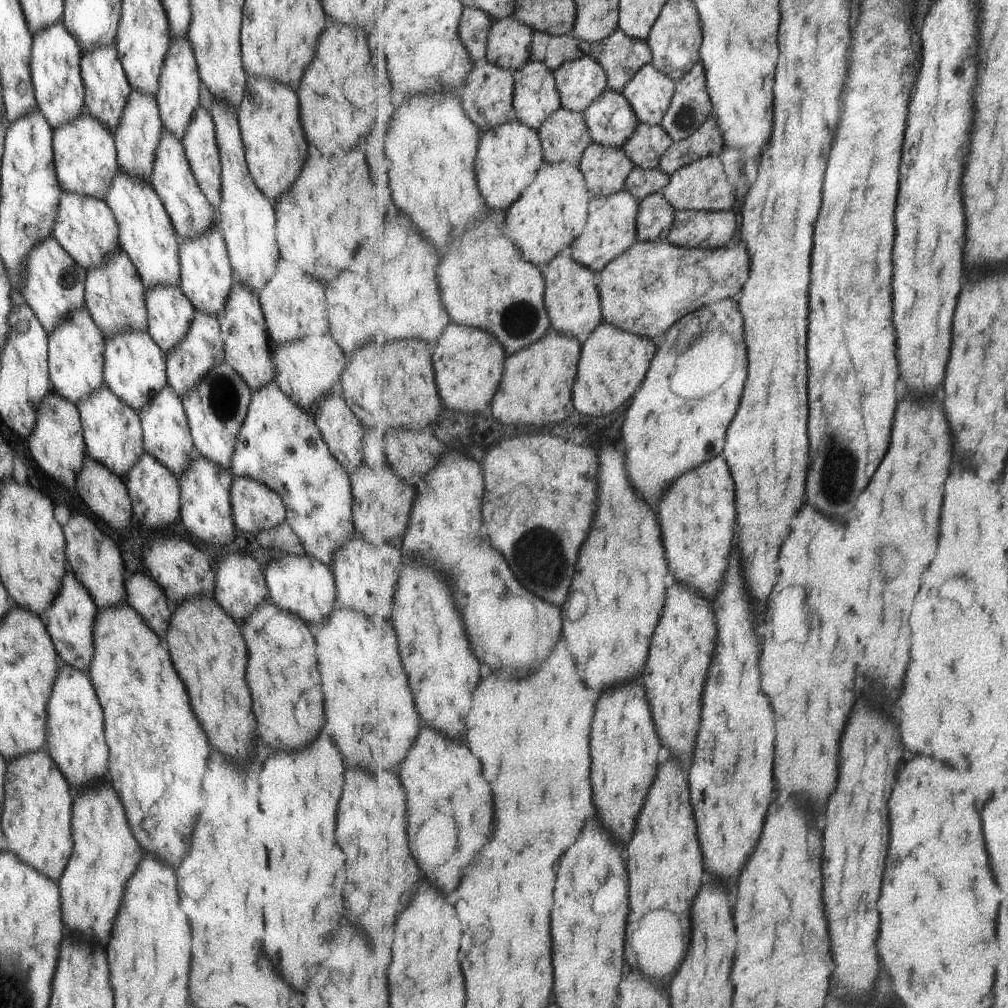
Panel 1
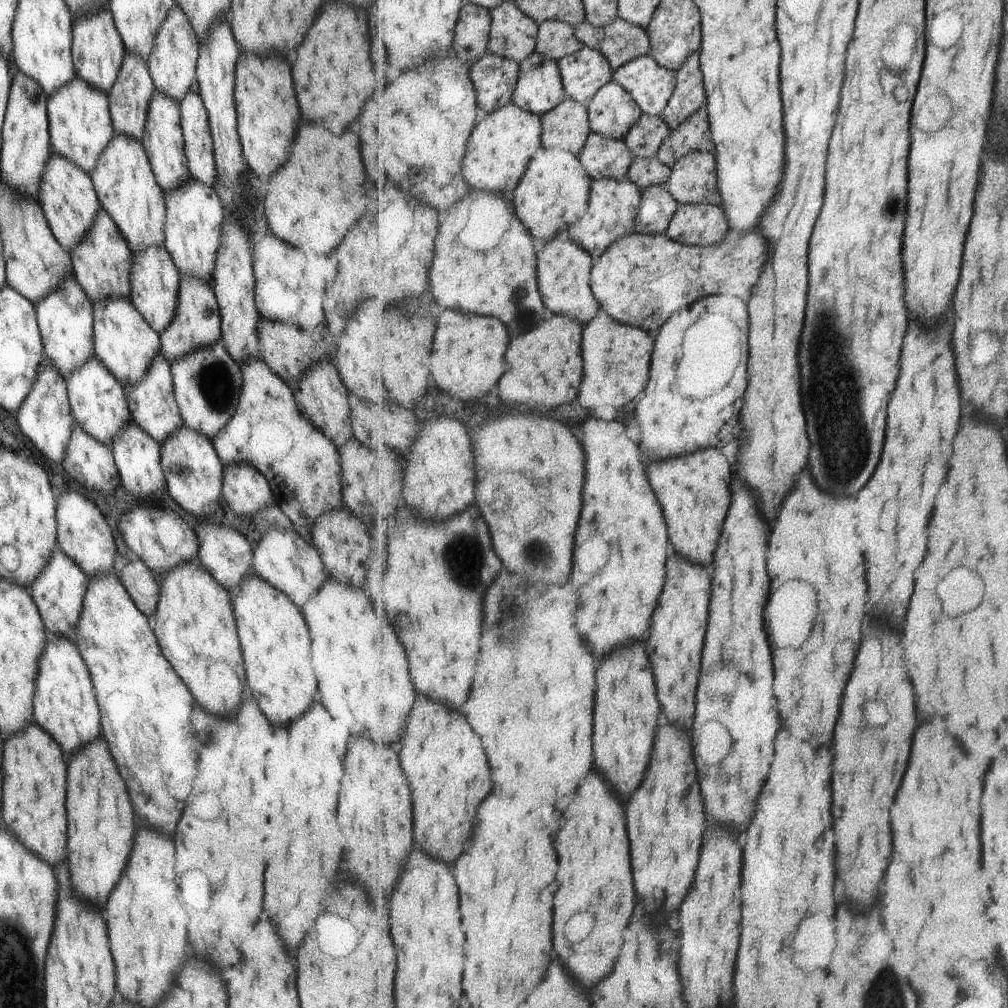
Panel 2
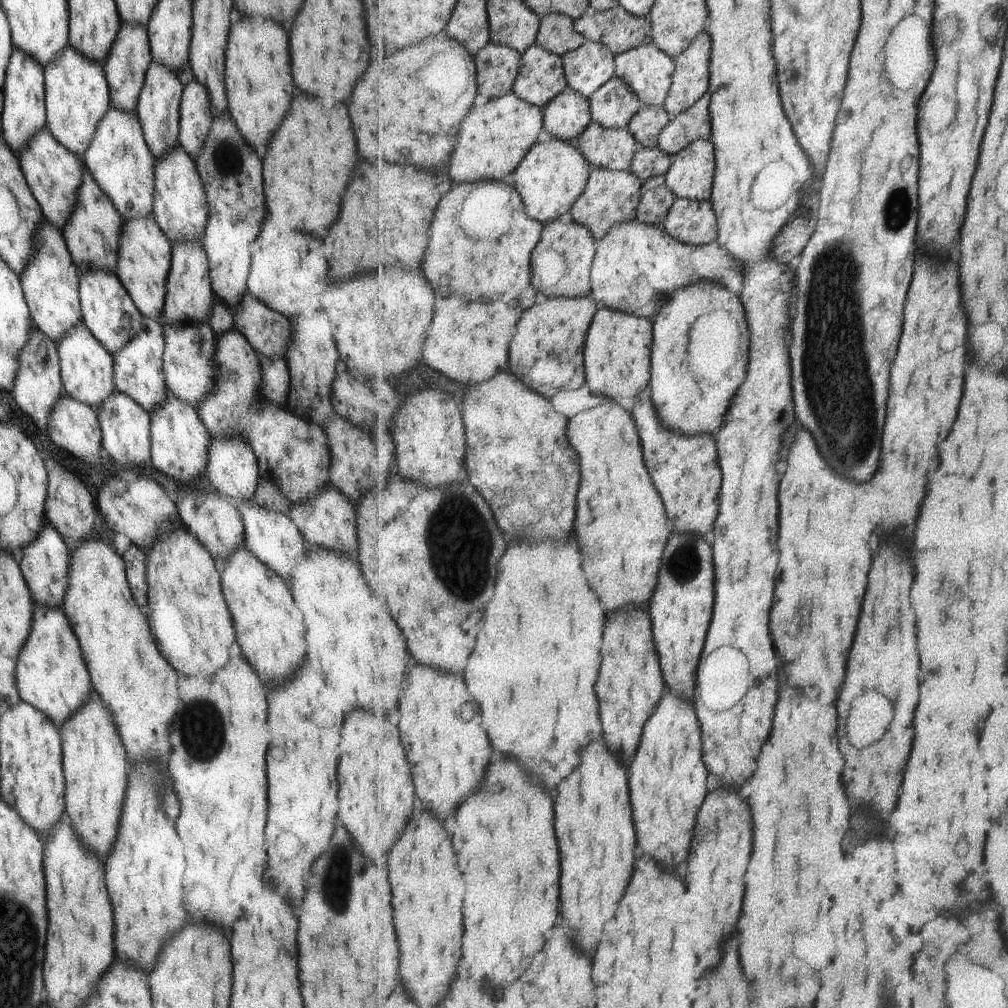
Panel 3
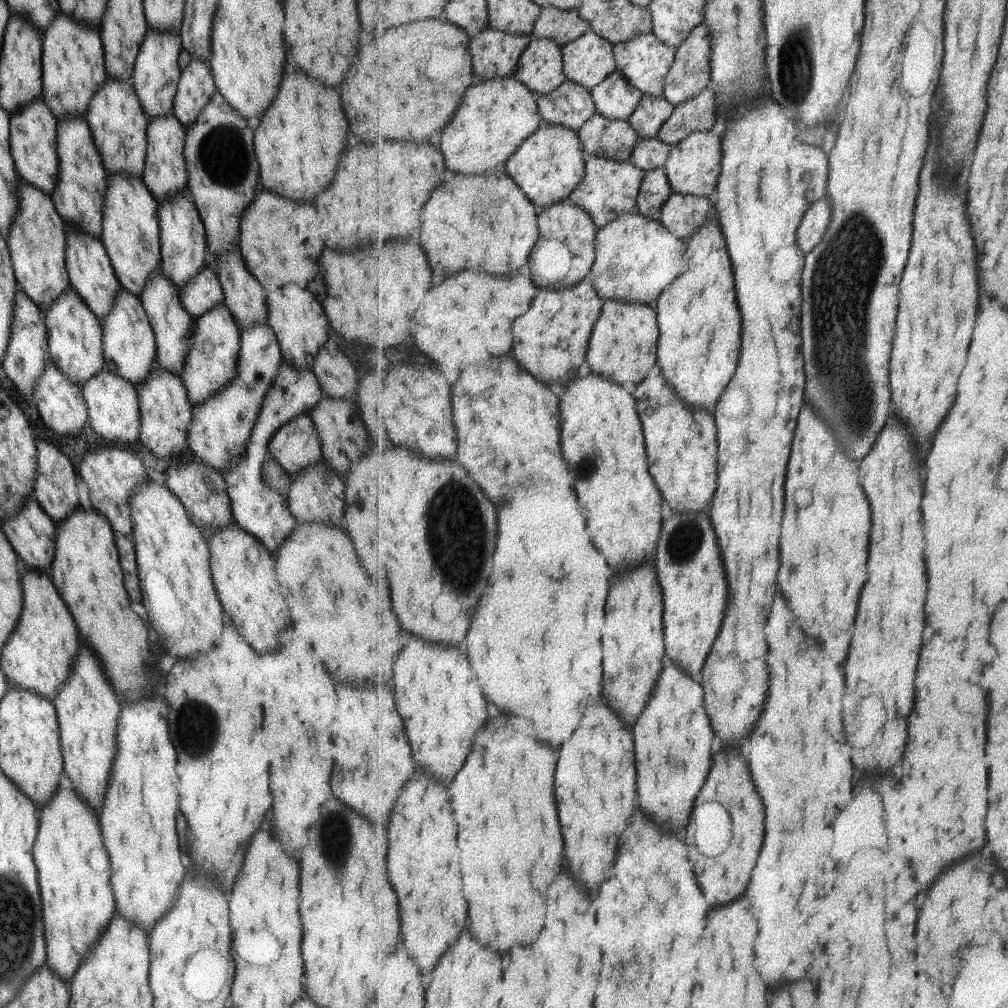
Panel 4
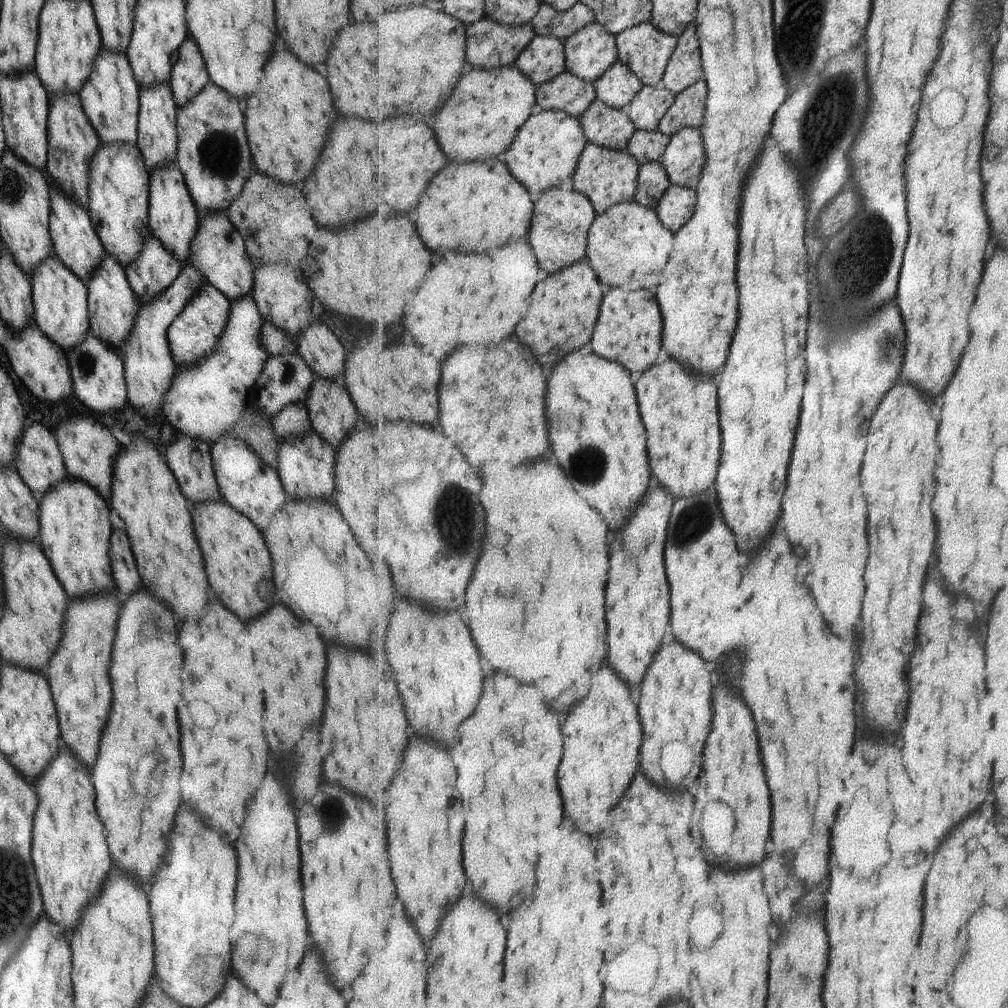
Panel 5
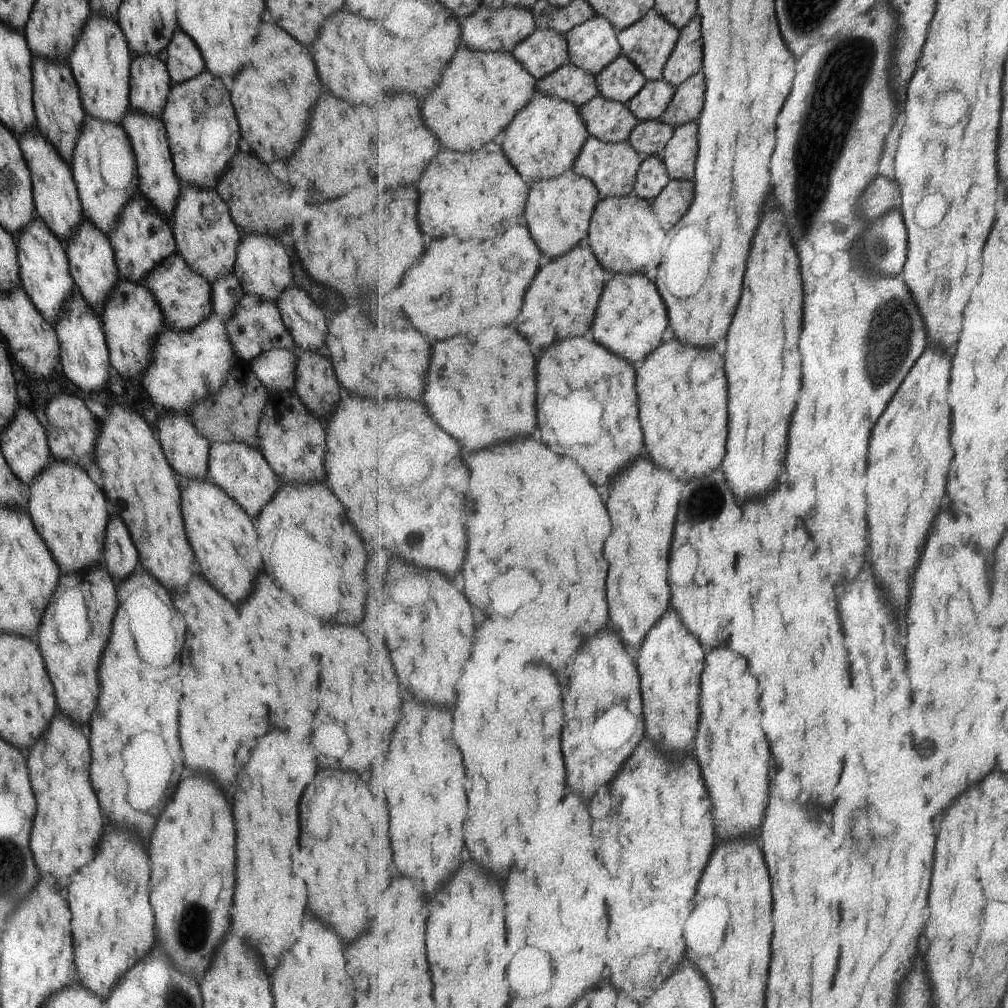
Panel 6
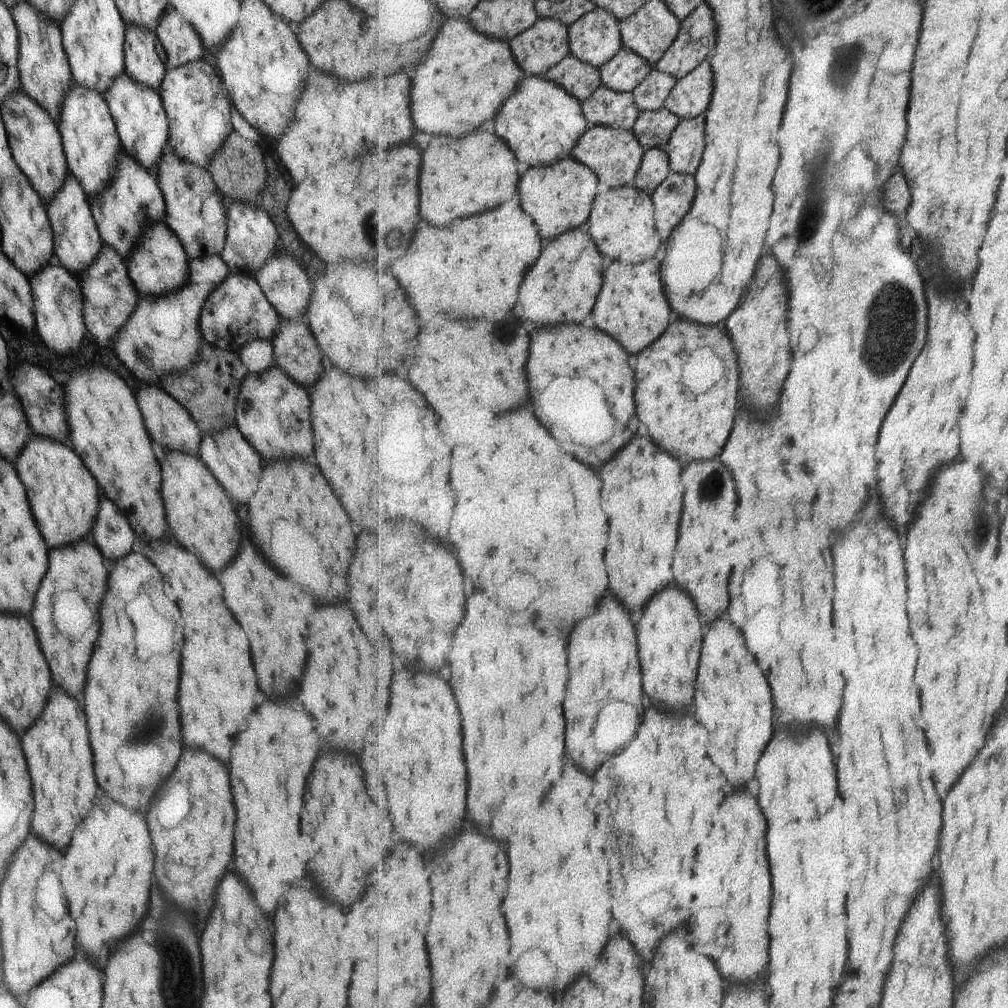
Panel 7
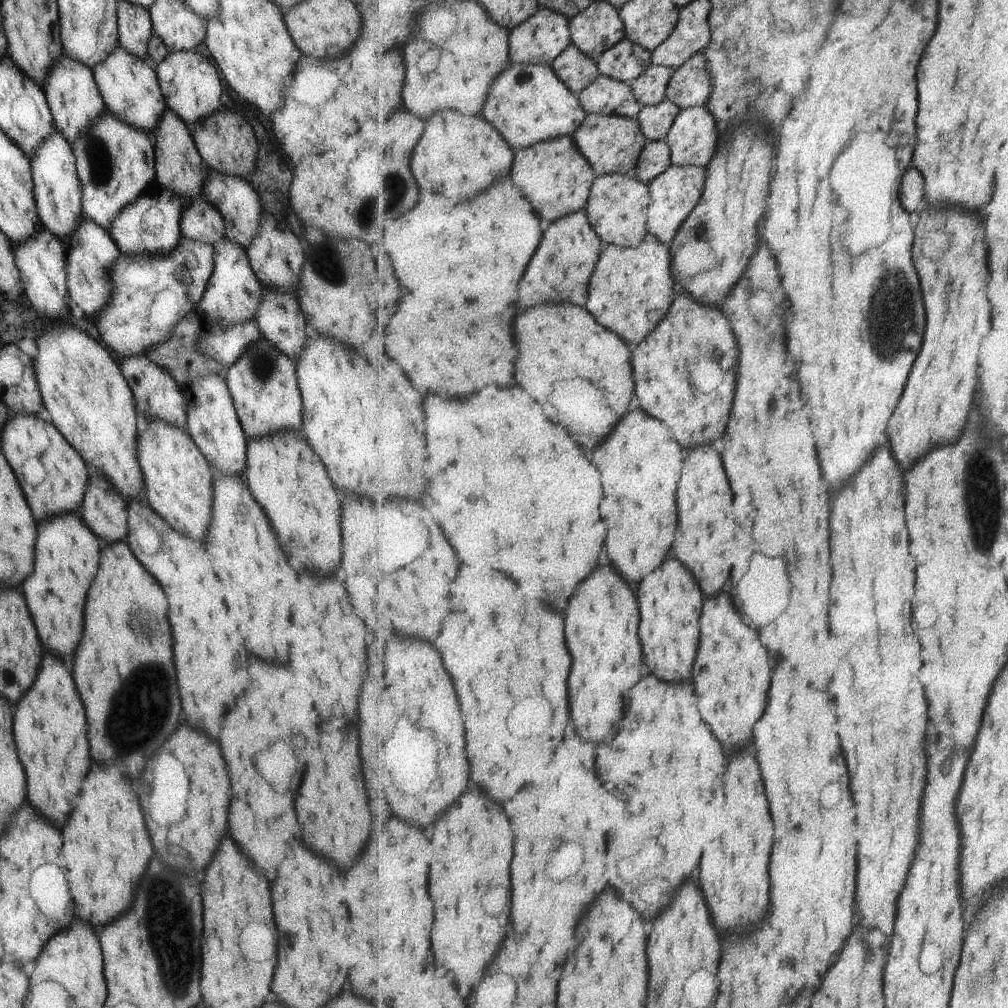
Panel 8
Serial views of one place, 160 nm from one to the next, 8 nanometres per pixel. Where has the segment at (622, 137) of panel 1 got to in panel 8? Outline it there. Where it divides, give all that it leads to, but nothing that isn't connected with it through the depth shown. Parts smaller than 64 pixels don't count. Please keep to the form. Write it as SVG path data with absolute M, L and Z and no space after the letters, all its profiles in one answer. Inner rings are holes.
M625 38L597 61L601 75L633 84L652 65L652 52Z

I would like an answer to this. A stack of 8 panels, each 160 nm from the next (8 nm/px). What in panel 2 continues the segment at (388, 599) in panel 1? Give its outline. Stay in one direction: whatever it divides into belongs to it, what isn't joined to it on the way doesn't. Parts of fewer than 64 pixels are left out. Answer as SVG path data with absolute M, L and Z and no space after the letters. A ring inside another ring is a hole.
M345 506L323 513L308 527L311 544L319 553L321 562L328 576L339 584L347 584L353 588L361 588L367 576L367 558L369 558L369 542L371 534L369 525L349 512Z

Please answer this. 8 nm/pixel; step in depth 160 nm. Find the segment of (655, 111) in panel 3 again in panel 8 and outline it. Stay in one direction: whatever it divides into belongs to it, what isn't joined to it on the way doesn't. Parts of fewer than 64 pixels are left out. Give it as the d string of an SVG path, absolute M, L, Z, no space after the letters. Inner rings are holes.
M651 65L635 82L632 89L642 105L658 105L667 98L670 80L676 70L663 65Z

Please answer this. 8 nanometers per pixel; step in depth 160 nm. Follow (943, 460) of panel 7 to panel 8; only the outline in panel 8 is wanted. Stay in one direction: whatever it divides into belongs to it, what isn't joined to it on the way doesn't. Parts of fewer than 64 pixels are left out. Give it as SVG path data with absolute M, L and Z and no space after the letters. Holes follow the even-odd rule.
M961 206L947 210L927 208L915 230L915 266L921 276L925 306L929 312L929 328L925 332L925 348L921 360L913 366L909 388L901 398L897 416L889 422L889 444L897 452L901 470L911 470L919 458L935 446L955 444L969 422L969 410L977 388L979 348L991 330L991 304L987 298L987 248L983 222L967 214ZM931 232L945 232L947 252L921 250Z

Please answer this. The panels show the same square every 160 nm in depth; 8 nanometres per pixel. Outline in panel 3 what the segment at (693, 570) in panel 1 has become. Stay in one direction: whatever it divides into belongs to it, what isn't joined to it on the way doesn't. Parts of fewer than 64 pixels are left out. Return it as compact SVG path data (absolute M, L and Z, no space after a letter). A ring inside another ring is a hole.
M637 397L633 408L637 428L641 428L641 442L645 444L645 464L649 464L653 484L657 484L657 490L665 496L669 520L673 520L677 532L705 536L719 516L719 494L723 484L715 440L709 434L685 435L668 426L665 428L657 418L651 400L641 402Z

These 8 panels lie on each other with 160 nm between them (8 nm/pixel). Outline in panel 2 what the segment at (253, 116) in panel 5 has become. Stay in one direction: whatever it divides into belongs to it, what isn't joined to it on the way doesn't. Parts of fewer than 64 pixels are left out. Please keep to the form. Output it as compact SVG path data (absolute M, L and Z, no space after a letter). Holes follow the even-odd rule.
M319 121L297 130L291 154L271 176L268 191L261 202L268 232L299 248L303 254L313 252L329 256L329 252L341 242L345 230L361 216L365 208L365 192L371 186L365 182L357 136L351 130L335 134L329 129L327 124Z

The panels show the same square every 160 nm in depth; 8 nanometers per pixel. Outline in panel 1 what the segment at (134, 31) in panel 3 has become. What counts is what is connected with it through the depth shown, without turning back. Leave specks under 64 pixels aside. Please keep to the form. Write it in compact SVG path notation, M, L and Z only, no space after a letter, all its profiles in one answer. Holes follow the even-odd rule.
M131 90L113 132L116 159L120 170L150 184L152 162L164 126L159 118L155 97Z

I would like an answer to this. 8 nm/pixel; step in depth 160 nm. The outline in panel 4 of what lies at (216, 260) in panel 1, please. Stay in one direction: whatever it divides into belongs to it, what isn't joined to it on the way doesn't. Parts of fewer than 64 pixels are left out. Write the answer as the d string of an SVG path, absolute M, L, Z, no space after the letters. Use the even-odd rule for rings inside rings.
M172 112L169 115L148 119L146 124L146 153L140 179L149 189L155 203L161 203L169 197L175 197L187 189L187 171L182 155L183 149L184 128Z

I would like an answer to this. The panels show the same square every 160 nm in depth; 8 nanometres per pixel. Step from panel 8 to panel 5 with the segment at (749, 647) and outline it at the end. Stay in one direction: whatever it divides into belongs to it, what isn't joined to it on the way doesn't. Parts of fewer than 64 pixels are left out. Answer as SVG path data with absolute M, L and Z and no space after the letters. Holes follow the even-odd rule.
M719 684L715 696L713 732L709 735L705 746L705 772L699 776L699 790L695 794L697 808L707 806L709 802L715 800L725 802L735 810L737 830L735 830L733 846L725 856L705 856L705 860L711 866L725 866L725 868L743 868L743 866L761 864L765 858L765 844L769 842L769 834L771 834L773 804L765 778L753 714L747 708L745 700L725 684Z

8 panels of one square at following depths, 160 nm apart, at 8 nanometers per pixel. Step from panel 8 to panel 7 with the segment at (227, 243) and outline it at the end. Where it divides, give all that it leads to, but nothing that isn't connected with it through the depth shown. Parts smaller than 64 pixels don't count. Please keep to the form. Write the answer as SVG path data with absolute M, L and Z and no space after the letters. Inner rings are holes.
M229 273L204 300L198 316L200 338L211 346L236 353L251 339L271 340L279 316L253 277Z

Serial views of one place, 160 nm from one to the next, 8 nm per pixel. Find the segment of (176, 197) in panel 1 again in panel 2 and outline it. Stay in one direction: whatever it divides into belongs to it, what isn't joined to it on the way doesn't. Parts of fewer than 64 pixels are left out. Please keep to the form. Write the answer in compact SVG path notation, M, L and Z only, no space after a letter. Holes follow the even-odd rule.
M155 88L151 93L147 108L140 143L149 161L155 182L164 193L168 193L176 189L178 185L182 185L190 176L187 159L184 155L182 130L179 126L180 112L176 102L173 102L169 97L163 96Z

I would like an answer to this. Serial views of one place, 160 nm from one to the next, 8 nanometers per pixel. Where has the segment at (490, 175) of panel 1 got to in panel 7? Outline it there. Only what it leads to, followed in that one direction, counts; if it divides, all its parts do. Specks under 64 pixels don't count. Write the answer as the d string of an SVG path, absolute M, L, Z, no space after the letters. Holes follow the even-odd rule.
M448 18L447 23L444 24L443 31L440 32L440 36L437 38L437 46L431 50L429 58L417 68L417 78L413 82L413 94L411 94L413 96L413 120L415 120L417 128L421 128L421 132L429 132L429 134L443 134L443 136L461 138L461 136L467 136L471 132L478 133L485 122L496 119L496 116L499 114L501 107L507 102L507 99L511 98L517 92L525 75L526 72L516 61L512 45L508 43L508 40L488 37L483 33L477 32L469 19Z

